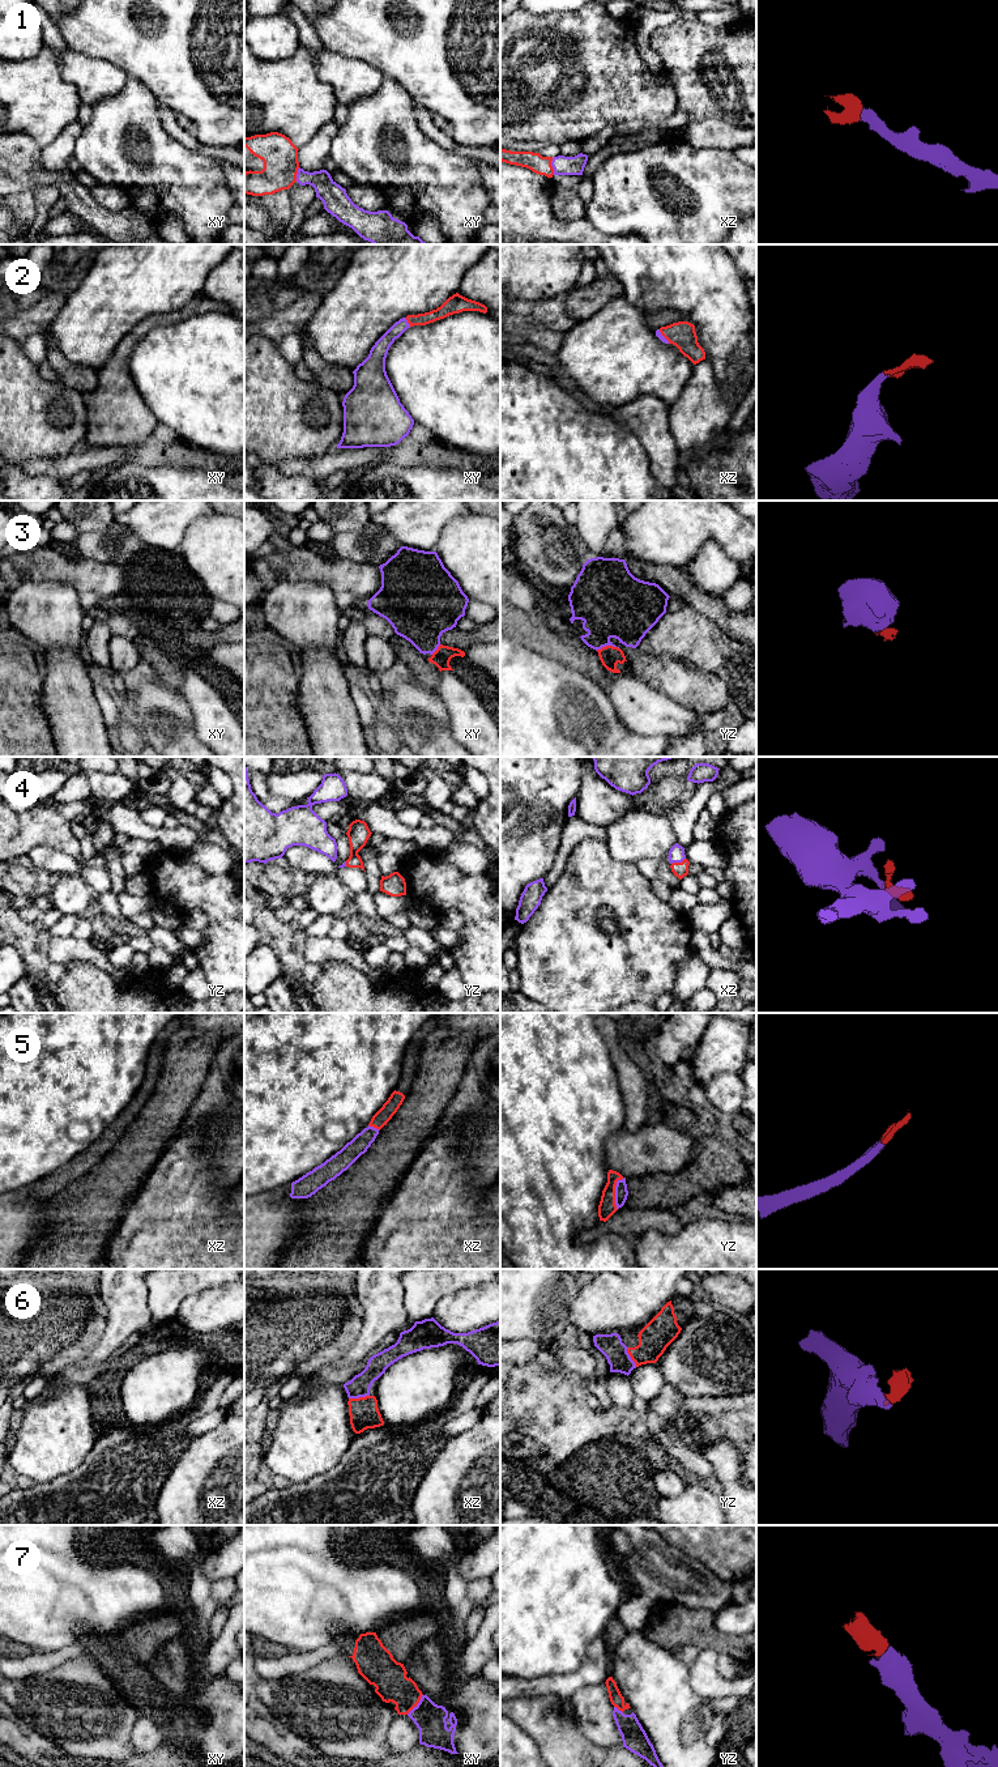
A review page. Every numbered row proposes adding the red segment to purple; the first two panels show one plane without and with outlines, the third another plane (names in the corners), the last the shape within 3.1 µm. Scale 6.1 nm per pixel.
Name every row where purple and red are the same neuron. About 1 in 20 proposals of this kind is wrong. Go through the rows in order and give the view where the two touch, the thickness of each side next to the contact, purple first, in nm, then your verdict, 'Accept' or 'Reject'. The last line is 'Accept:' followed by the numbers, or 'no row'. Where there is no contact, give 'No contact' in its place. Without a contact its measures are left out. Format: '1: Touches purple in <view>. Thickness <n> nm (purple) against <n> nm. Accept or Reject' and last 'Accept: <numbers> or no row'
1: Touches purple in xz. Thickness 120 nm (purple) against 110 nm. Accept
2: Touches purple in xy. Thickness 100 nm (purple) against 80 nm. Accept
3: Touches purple in yz. Thickness 400 nm (purple) against 120 nm. Accept
4: Touches purple in xz. Thickness 100 nm (purple) against 90 nm. Accept
5: Touches purple in yz. Thickness 80 nm (purple) against 110 nm. Accept
6: Touches purple in xz. Thickness 130 nm (purple) against 180 nm. Accept
7: Touches purple in xy. Thickness 190 nm (purple) against 200 nm. Accept
Accept: 1, 2, 3, 4, 5, 6, 7

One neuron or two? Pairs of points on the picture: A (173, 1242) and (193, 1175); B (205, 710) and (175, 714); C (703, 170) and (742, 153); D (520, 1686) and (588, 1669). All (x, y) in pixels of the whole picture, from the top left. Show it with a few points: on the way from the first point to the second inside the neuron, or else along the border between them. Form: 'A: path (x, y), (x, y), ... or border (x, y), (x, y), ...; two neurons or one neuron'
A: path (177, 1225), (178, 1192); one neuron
B: border (179, 690), (191, 710), (193, 720); two neurons
C: border (732, 150), (742, 162); two neurons
D: path (537, 1686), (566, 1685), (571, 1682); one neuron

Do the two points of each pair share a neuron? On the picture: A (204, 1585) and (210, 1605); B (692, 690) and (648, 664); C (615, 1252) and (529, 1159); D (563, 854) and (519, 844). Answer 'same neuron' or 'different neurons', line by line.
A: same neuron
B: same neuron
C: same neuron
D: different neurons

